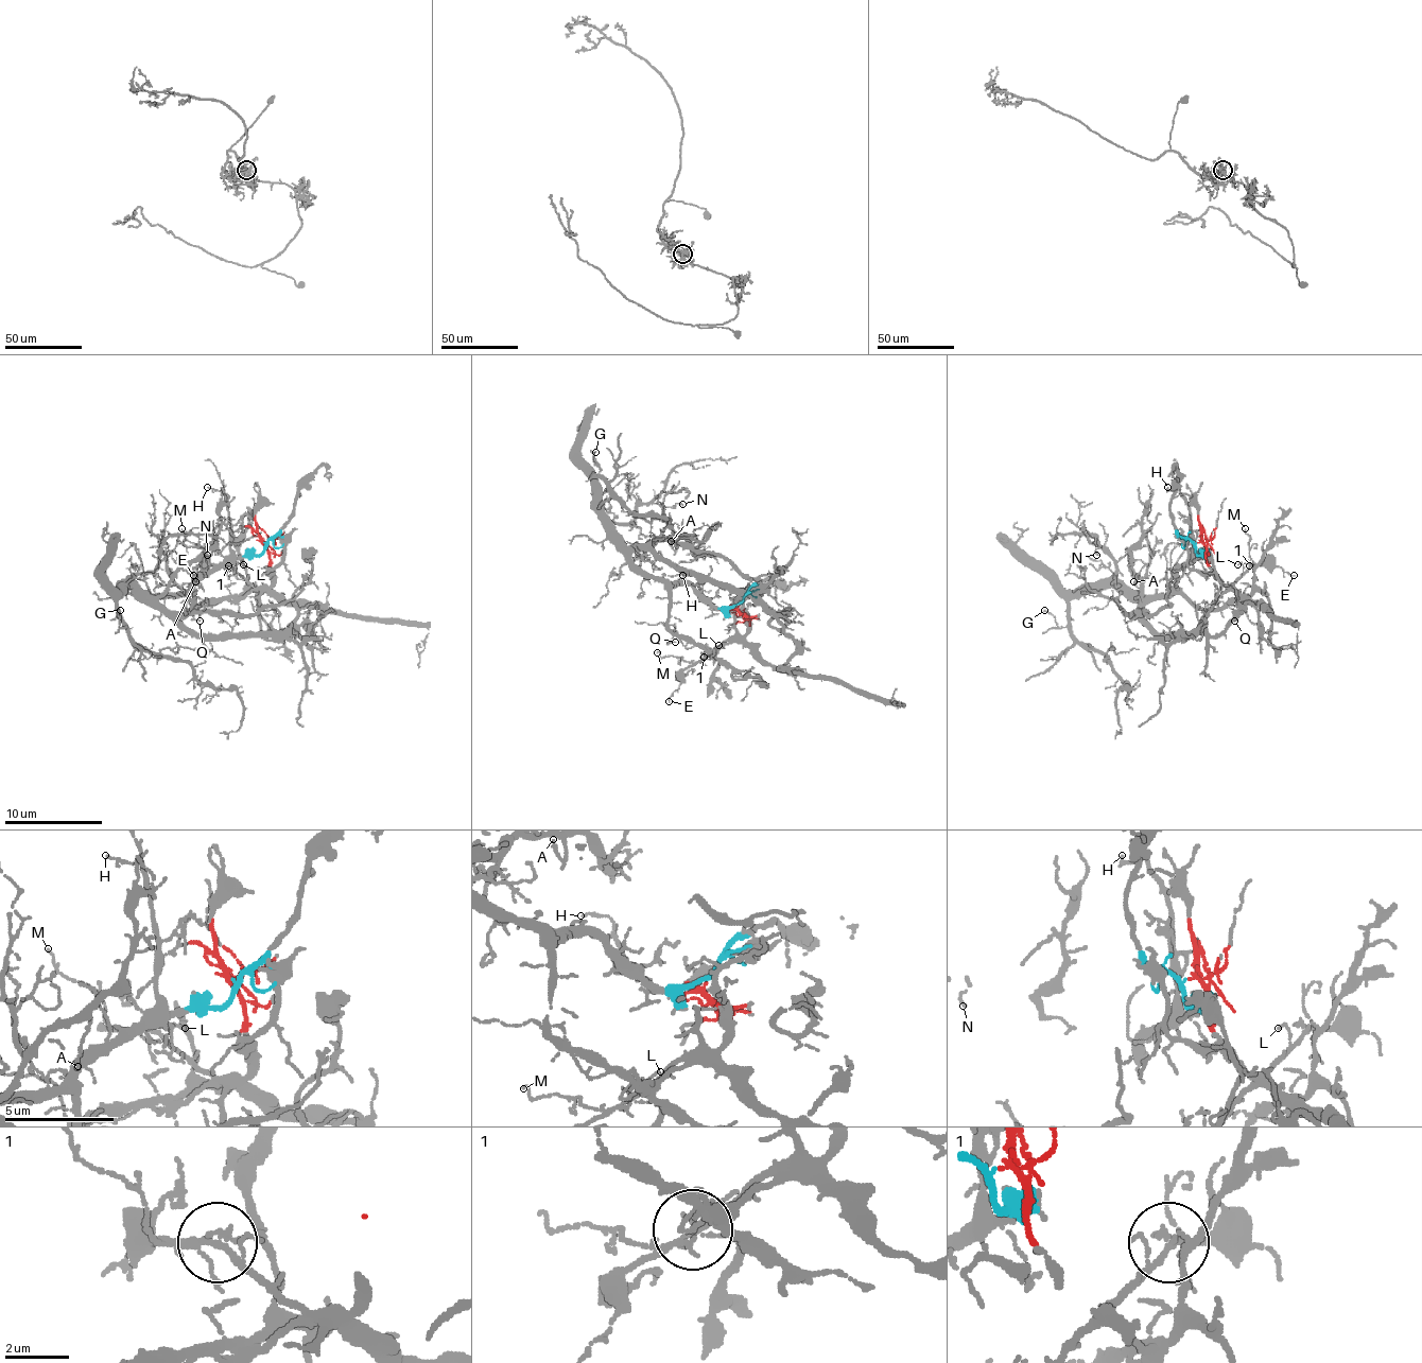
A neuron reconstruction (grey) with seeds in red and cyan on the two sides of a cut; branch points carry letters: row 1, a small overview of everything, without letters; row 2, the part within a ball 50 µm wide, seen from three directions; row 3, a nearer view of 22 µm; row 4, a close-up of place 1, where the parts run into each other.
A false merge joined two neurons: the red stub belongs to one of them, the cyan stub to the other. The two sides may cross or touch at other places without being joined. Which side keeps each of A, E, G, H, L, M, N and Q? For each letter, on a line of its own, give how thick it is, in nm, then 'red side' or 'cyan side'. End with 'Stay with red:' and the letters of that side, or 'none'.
A: calibre 120 nm; cyan side
E: calibre 110 nm; red side
G: calibre 110 nm; cyan side
H: calibre 120 nm; cyan side
L: calibre 90 nm; red side
M: calibre 90 nm; red side
N: calibre 80 nm; cyan side
Q: calibre 130 nm; cyan side
Stay with red: E, L, M

